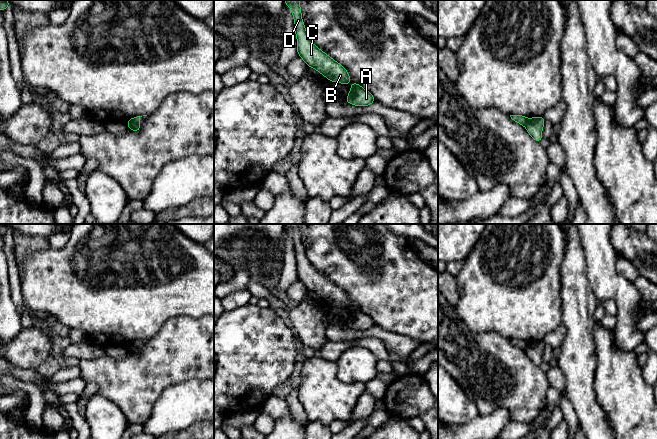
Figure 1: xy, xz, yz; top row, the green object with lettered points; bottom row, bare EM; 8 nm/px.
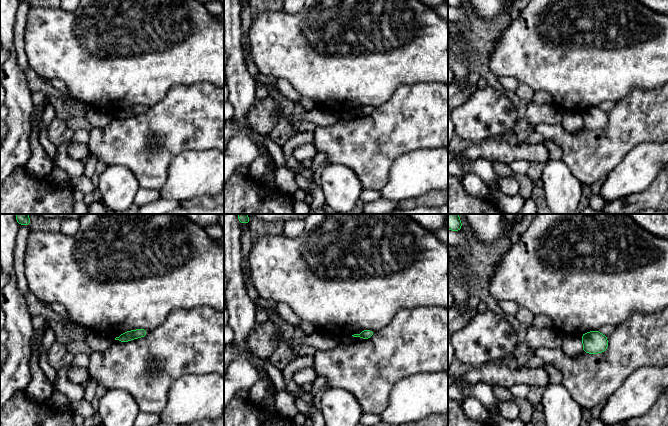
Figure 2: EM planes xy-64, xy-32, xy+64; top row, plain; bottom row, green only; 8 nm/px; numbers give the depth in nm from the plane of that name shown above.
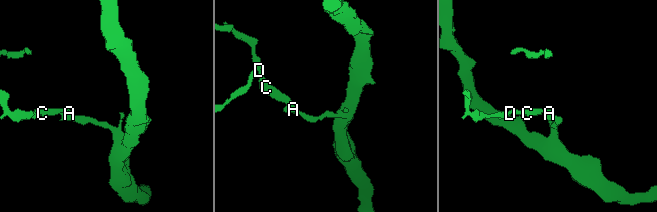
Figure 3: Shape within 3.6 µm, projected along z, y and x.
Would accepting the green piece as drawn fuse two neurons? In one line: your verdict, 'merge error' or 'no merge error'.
merge error

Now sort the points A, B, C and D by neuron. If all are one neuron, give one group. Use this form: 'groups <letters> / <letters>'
groups A / B C D

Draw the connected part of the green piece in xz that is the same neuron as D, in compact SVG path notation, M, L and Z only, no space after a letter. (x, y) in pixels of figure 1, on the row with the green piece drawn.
M285 0L292 10L295 22L295 34L297 36L297 52L307 66L316 69L329 81L349 84L351 77L347 70L326 53L321 51L308 36L305 25L302 21L302 14L299 0Z

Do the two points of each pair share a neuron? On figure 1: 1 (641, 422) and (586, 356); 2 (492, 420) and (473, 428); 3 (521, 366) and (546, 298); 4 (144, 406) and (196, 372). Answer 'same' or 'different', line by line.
1: different
2: same
3: different
4: same

